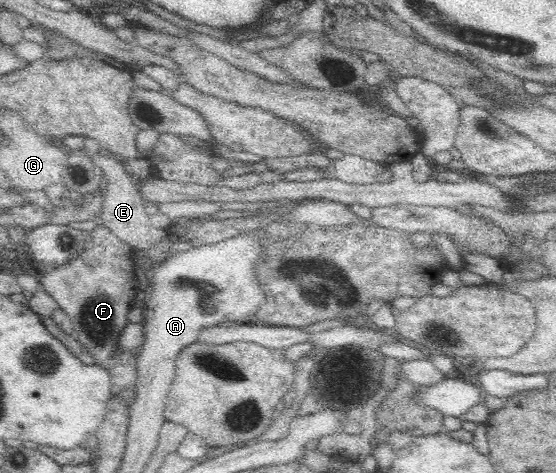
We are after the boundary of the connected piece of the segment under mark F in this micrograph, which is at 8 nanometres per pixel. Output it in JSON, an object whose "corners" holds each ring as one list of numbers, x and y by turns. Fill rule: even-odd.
{"corners":[[99,223,86,234,85,249,67,263,47,271,41,269,39,282,75,327,74,338,80,341,96,365,101,365,110,373,111,393,118,393,126,405,135,397,137,360,134,352,120,355,118,343,123,327,128,323,127,312,139,290,136,277,133,249,121,241,107,226]]}

